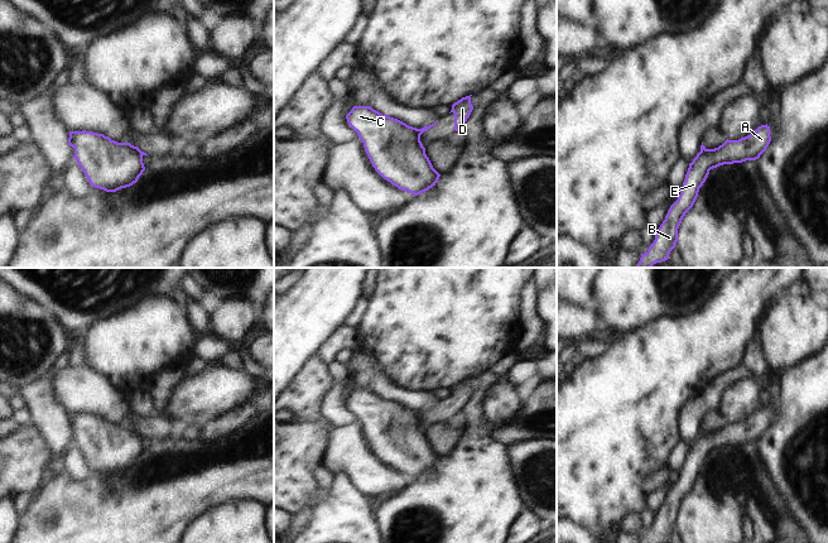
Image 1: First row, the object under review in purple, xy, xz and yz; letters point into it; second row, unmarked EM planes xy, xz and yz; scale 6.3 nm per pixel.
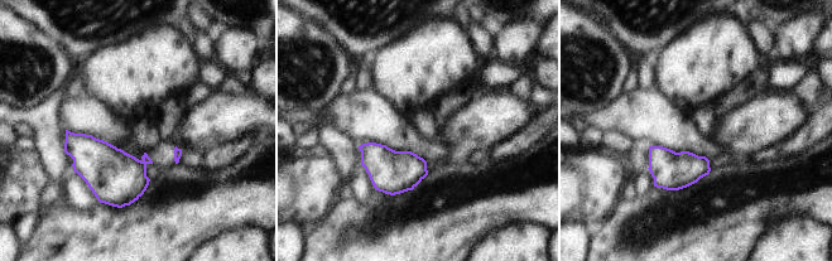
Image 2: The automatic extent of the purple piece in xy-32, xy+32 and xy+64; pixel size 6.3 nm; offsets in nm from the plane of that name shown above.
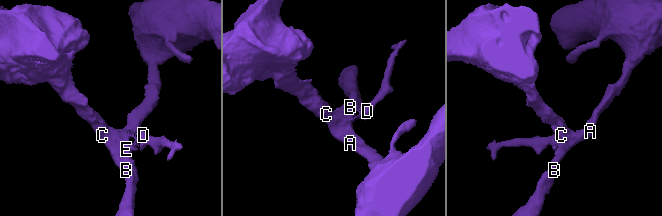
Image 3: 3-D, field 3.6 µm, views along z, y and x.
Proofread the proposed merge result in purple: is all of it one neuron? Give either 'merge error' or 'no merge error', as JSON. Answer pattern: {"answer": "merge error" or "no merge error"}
{"answer": "merge error"}

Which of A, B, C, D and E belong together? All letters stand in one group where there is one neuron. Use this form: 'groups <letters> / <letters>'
groups A B C E / D

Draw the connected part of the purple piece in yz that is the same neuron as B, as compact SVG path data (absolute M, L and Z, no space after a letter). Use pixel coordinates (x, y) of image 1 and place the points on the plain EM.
M761 408L750 418L738 423L726 423L714 432L701 432L689 446L678 482L670 489L665 503L655 513L655 523L640 543L668 543L678 524L678 511L685 496L693 490L699 471L706 465L709 453L723 447L756 443L771 424L770 409Z

